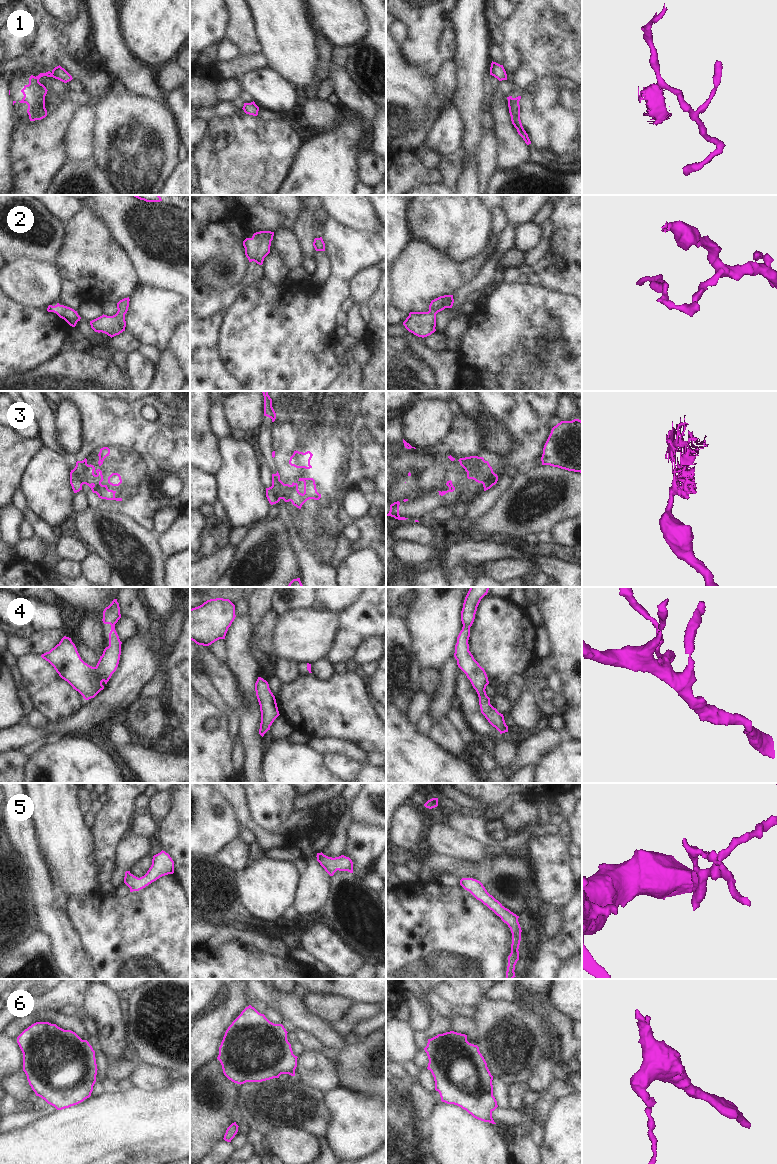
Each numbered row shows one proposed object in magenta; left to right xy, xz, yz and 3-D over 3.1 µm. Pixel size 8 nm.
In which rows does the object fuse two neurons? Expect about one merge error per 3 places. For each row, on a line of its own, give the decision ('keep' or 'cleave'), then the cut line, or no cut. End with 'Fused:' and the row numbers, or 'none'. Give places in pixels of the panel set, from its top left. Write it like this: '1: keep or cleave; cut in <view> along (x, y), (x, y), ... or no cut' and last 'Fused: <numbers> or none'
1: cleave; cut in xy along (50, 73), (52, 76)
2: keep; no cut
3: cleave; cut in xy along (74, 468), (75, 474), (79, 479), (80, 489)
4: keep; no cut
5: keep; no cut
6: keep; no cut
Fused: 1, 3

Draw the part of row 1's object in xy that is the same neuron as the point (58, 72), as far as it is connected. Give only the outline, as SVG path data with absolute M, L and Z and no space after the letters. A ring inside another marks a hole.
M60 65L55 67L52 70L51 74L52 74L53 78L58 79L64 83L67 83L73 79L72 76L64 68L62 68Z

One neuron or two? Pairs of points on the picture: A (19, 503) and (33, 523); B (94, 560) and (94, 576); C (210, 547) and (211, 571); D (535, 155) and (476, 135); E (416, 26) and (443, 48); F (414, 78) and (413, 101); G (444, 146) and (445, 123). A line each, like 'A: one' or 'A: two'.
A: two
B: one
C: two
D: two
E: one
F: one
G: one

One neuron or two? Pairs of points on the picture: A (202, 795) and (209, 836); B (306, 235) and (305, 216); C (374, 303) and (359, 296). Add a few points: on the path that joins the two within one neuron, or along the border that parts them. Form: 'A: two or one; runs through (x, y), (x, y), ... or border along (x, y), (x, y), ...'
A: one; runs through (202, 805), (202, 826)
B: one; runs through (305, 230), (305, 221)
C: two; border along (375, 290), (366, 301)

